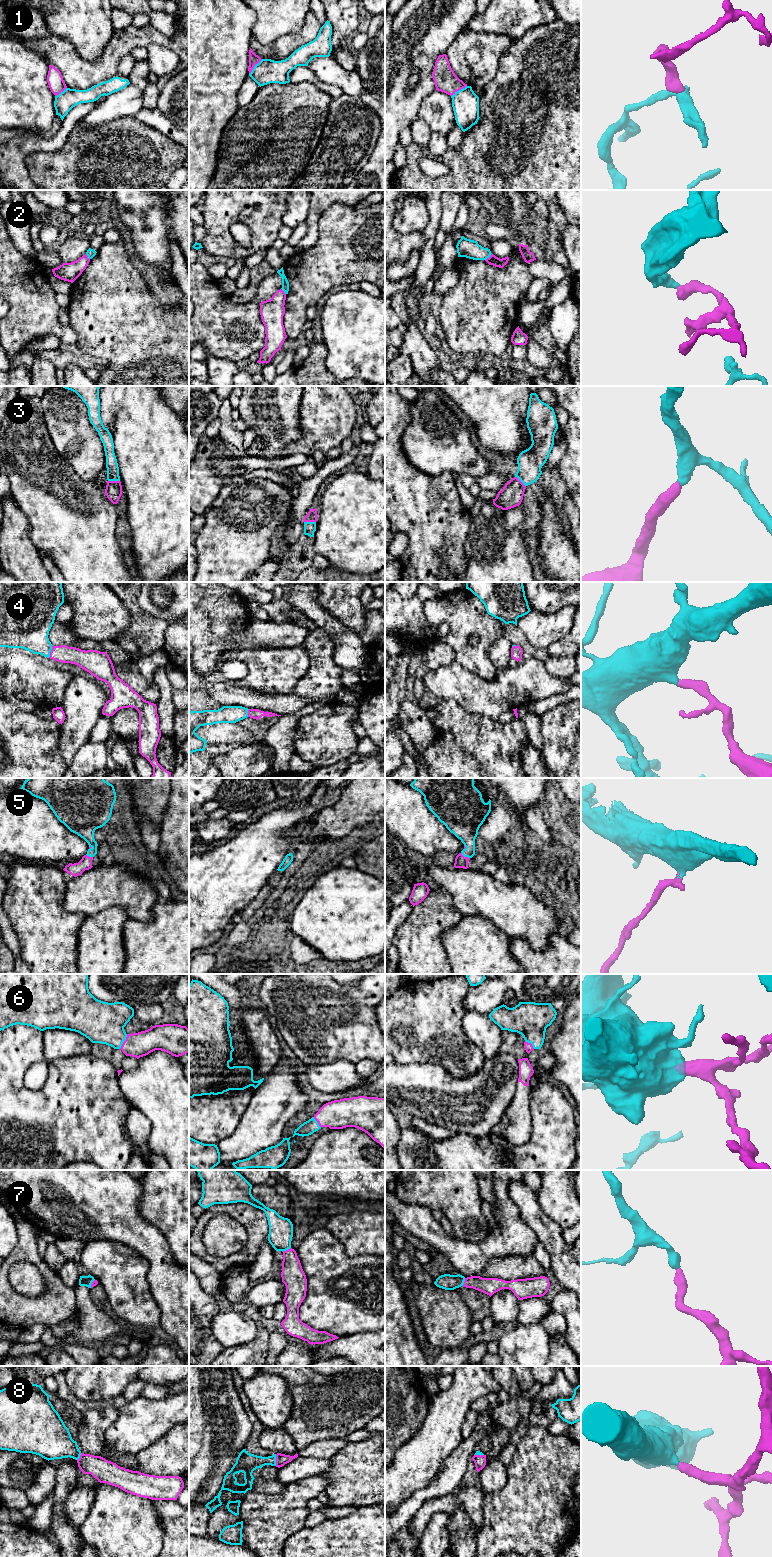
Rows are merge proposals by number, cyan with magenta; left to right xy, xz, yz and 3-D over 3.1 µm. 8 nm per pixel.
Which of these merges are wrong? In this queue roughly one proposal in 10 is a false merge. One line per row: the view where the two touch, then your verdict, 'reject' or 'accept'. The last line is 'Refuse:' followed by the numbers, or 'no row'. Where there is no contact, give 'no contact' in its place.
1: meets cyan in yz; reject
2: meets cyan in yz; reject
3: meets cyan in xy; accept
4: meets cyan in xy; accept
5: meets cyan in yz; accept
6: meets cyan in xy; accept
7: meets cyan in xz; accept
8: meets cyan in xz; accept
Refuse: 1, 2

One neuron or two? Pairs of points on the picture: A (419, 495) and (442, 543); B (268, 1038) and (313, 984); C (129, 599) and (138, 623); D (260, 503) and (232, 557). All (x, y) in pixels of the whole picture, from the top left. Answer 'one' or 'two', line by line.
A: one
B: two
C: one
D: one

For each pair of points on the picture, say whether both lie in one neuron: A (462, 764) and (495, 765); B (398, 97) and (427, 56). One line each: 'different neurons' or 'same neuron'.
A: different neurons
B: same neuron

